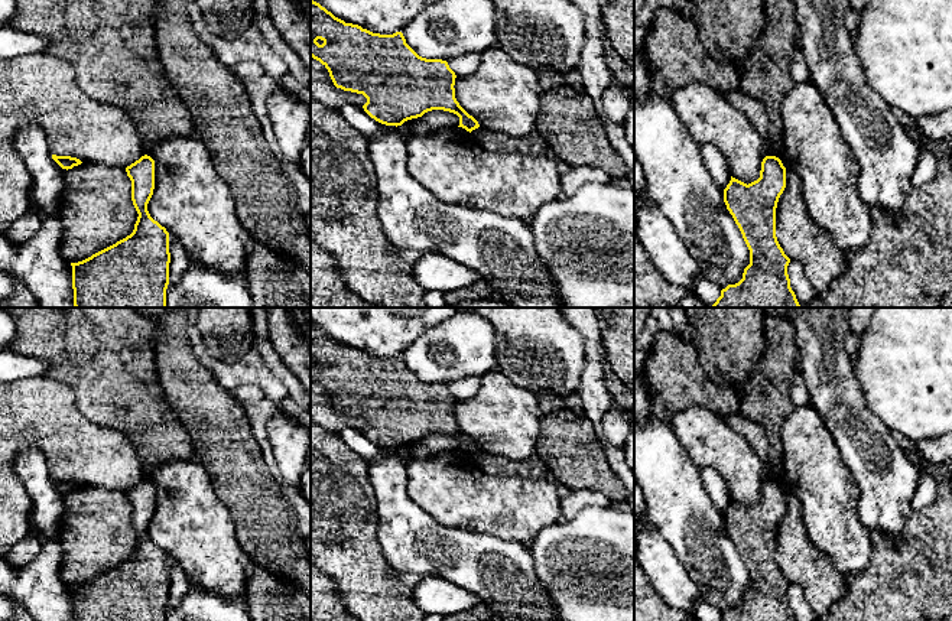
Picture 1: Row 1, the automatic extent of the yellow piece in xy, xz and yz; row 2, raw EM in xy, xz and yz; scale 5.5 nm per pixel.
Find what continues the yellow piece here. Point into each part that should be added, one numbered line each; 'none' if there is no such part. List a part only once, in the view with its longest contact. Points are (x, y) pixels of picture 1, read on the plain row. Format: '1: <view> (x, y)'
none

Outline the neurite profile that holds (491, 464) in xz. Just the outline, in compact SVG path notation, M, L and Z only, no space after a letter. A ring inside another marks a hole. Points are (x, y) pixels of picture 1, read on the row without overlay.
M483 451L472 453L471 458L490 475L527 477L532 479L550 478L549 469L540 461L509 461Z

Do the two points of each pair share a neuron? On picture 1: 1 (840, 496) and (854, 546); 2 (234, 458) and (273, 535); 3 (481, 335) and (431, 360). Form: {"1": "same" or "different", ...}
{"1": "same", "2": "same", "3": "same"}

